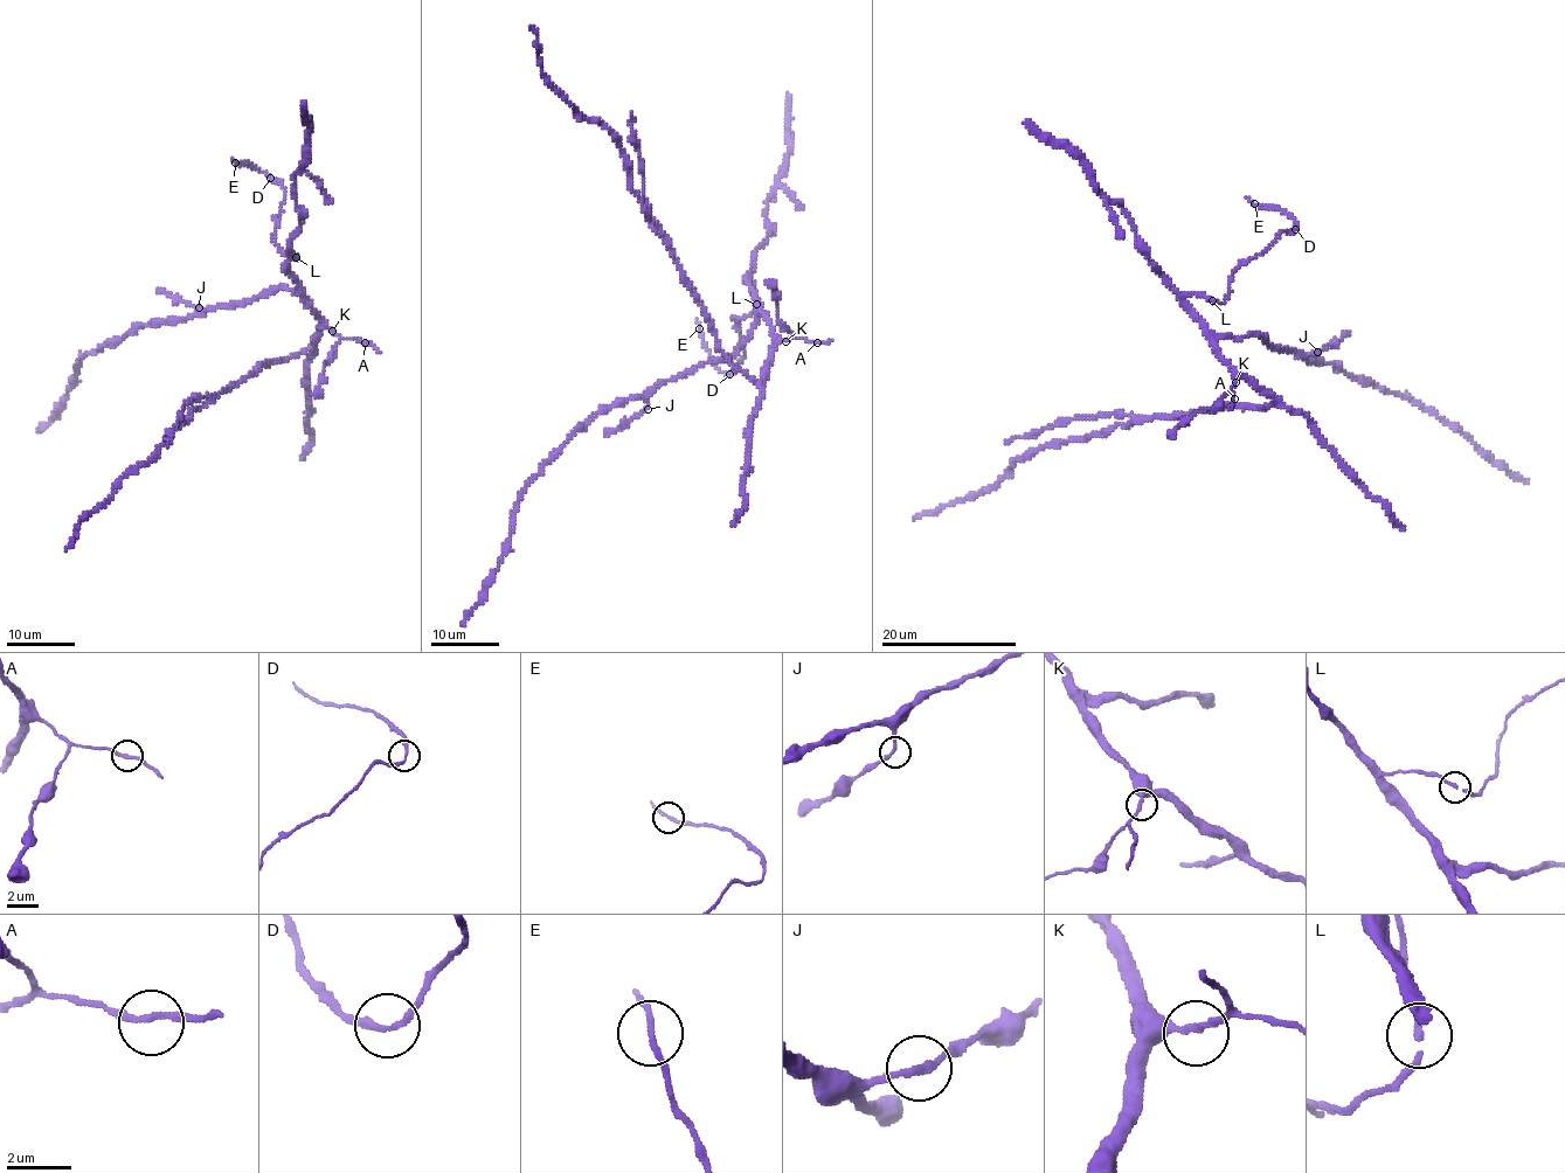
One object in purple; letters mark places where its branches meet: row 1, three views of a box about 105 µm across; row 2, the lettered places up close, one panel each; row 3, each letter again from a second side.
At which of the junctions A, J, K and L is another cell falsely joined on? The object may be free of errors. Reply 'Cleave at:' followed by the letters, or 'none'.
Cleave at: none

